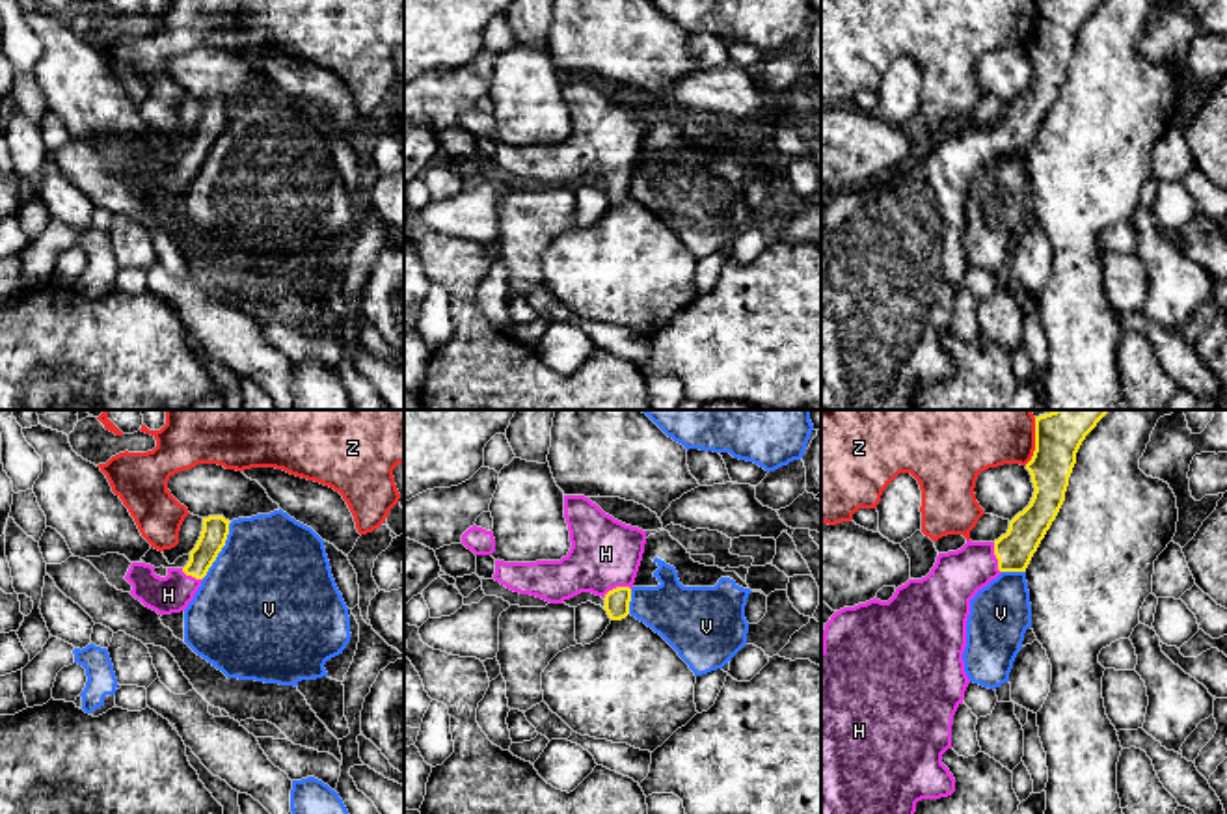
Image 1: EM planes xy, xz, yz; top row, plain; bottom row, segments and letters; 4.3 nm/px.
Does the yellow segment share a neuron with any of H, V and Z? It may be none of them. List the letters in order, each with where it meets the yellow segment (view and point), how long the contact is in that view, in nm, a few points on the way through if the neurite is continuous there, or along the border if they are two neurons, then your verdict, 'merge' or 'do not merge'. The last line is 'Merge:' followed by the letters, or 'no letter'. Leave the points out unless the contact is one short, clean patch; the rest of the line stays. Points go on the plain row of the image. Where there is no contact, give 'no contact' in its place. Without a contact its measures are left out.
H: meets yellow in yz at (997, 140); contact 140 nm long; runs through yz (1013, 133), (997, 140), (982, 144), (956, 161); merge
V: meets yellow in xy at (220, 133); contact 280 nm long; do not merge
Z: meets yellow in yz at (1036, 25); contact 220 nm long; do not merge
Merge: H

